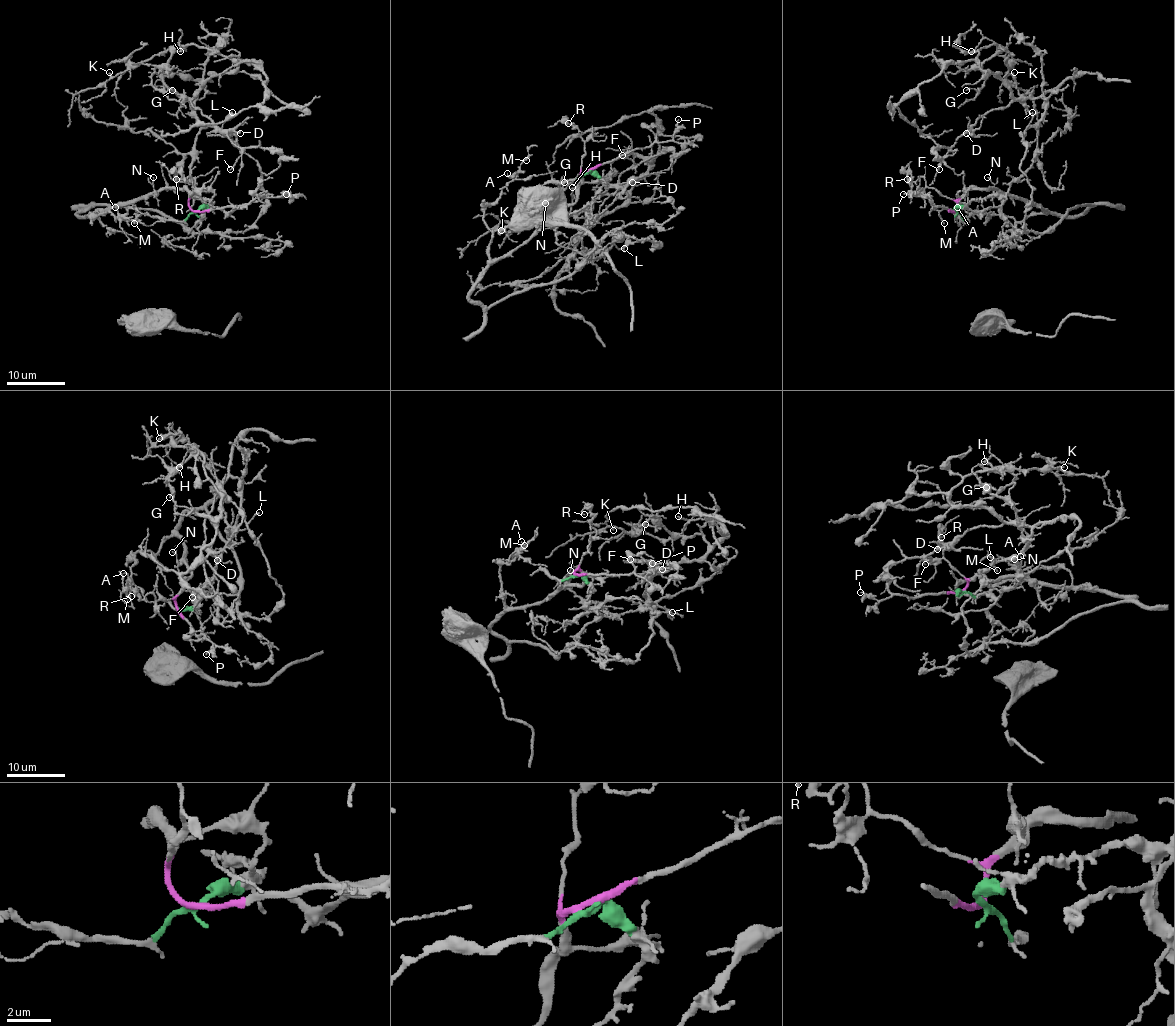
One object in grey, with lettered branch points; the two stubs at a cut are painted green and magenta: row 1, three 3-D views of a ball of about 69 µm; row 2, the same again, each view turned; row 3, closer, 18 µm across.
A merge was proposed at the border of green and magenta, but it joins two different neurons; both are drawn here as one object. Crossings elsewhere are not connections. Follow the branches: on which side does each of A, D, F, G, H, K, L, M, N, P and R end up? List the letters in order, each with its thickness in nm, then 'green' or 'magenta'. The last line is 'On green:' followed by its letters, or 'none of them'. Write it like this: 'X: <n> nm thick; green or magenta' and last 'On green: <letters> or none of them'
A: 140 nm thick; magenta
D: 180 nm thick; green
F: 130 nm thick; green
G: 150 nm thick; green
H: 190 nm thick; green
K: 180 nm thick; green
L: 140 nm thick; green
M: 150 nm thick; magenta
N: 110 nm thick; magenta
P: 120 nm thick; magenta
R: 100 nm thick; magenta
On green: D, F, G, H, K, L

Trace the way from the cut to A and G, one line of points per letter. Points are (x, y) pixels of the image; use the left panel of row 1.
A: (195, 211), (185, 190), (160, 188), (96, 214), (99, 222), (92, 216), (110, 210), (120, 219), (115, 207)
G: (195, 211), (210, 203), (191, 182), (200, 121), (182, 97), (236, 65), (179, 46), (152, 76), (172, 90)

